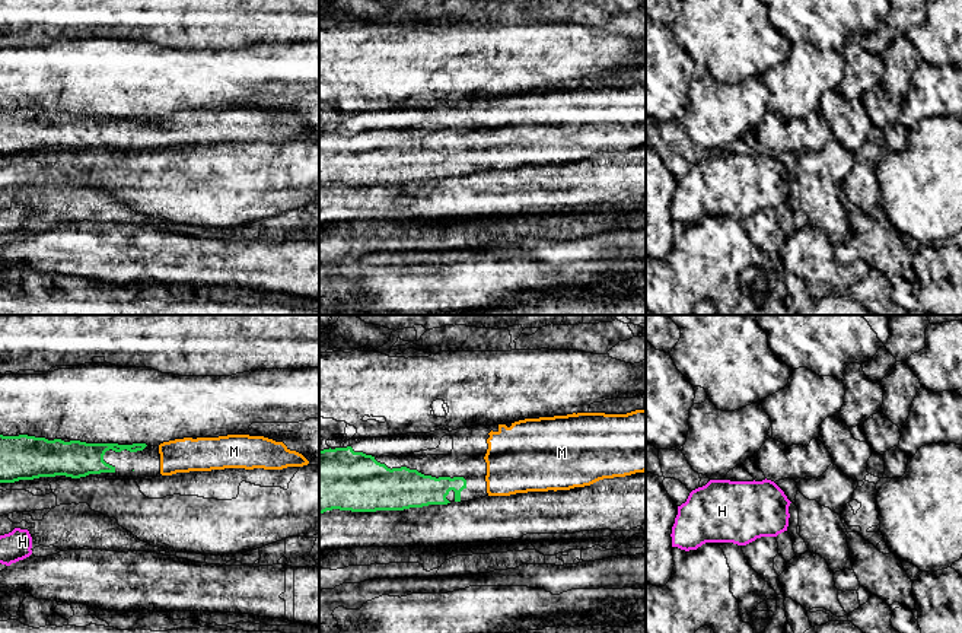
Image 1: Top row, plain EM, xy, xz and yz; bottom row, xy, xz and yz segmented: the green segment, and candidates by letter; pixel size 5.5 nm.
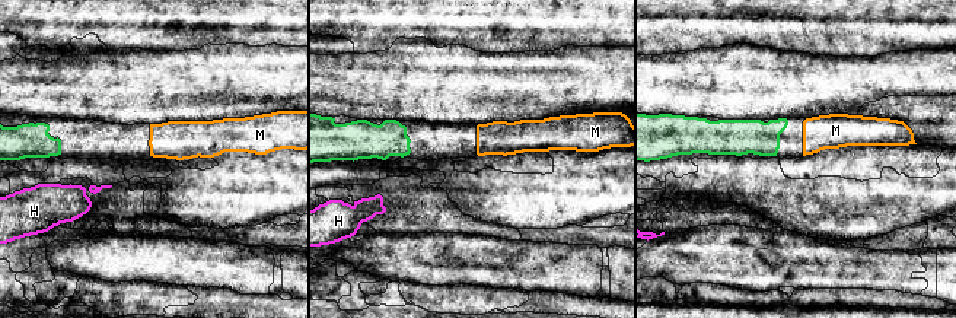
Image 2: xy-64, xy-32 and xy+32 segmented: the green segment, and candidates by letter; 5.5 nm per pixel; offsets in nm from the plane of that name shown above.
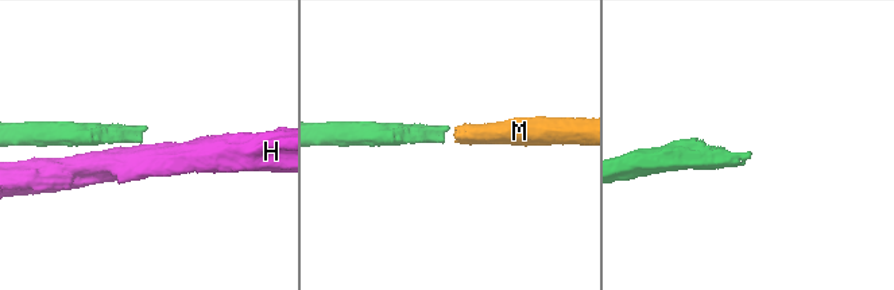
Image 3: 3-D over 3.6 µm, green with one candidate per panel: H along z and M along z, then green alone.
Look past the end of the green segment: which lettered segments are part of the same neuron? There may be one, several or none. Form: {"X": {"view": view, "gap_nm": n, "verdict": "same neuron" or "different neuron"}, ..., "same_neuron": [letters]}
{"H": {"view": "xy", "gap_nm": 260, "verdict": "different neuron"}, "M": {"view": "xy", "gap_nm": 70, "verdict": "same neuron"}, "same_neuron": ["M"]}

